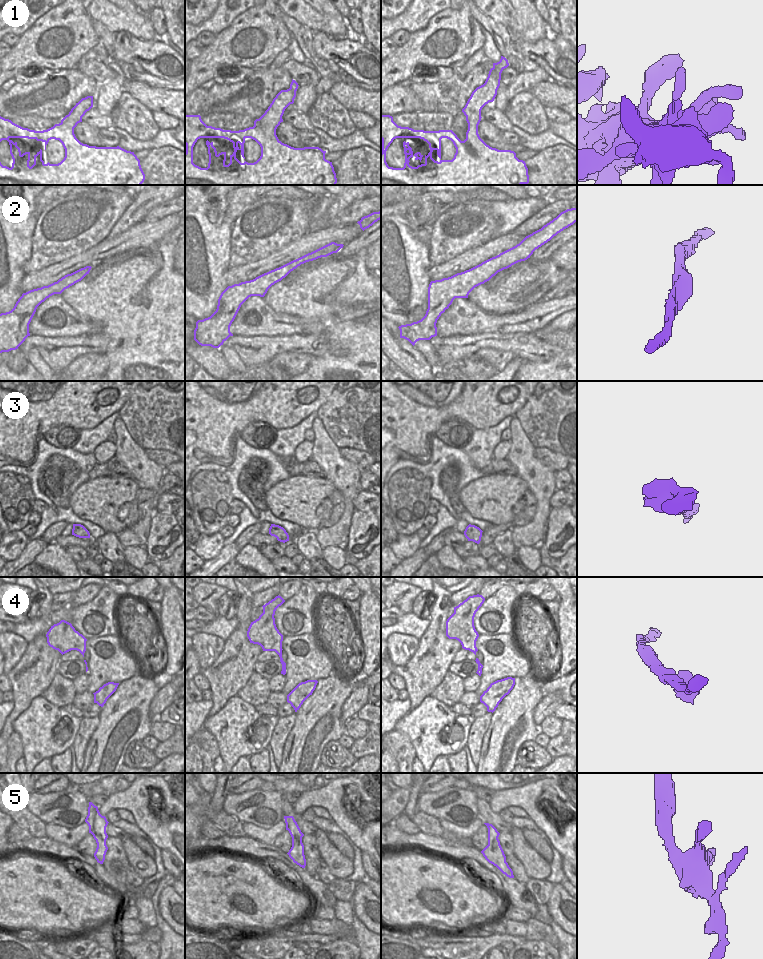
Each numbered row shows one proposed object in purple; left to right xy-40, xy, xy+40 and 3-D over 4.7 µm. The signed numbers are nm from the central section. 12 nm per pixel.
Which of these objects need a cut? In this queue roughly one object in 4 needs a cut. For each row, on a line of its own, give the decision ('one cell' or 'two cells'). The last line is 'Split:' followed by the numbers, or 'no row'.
1: one cell
2: one cell
3: one cell
4: one cell
5: one cell
Split: no row

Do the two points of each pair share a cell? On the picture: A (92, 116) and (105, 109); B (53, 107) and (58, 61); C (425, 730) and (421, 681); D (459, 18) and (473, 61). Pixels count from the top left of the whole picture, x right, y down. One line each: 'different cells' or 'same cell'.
A: different cells
B: different cells
C: different cells
D: different cells

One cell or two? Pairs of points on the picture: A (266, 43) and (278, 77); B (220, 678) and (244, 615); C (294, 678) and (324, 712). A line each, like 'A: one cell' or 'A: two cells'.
A: two cells
B: one cell
C: two cells

